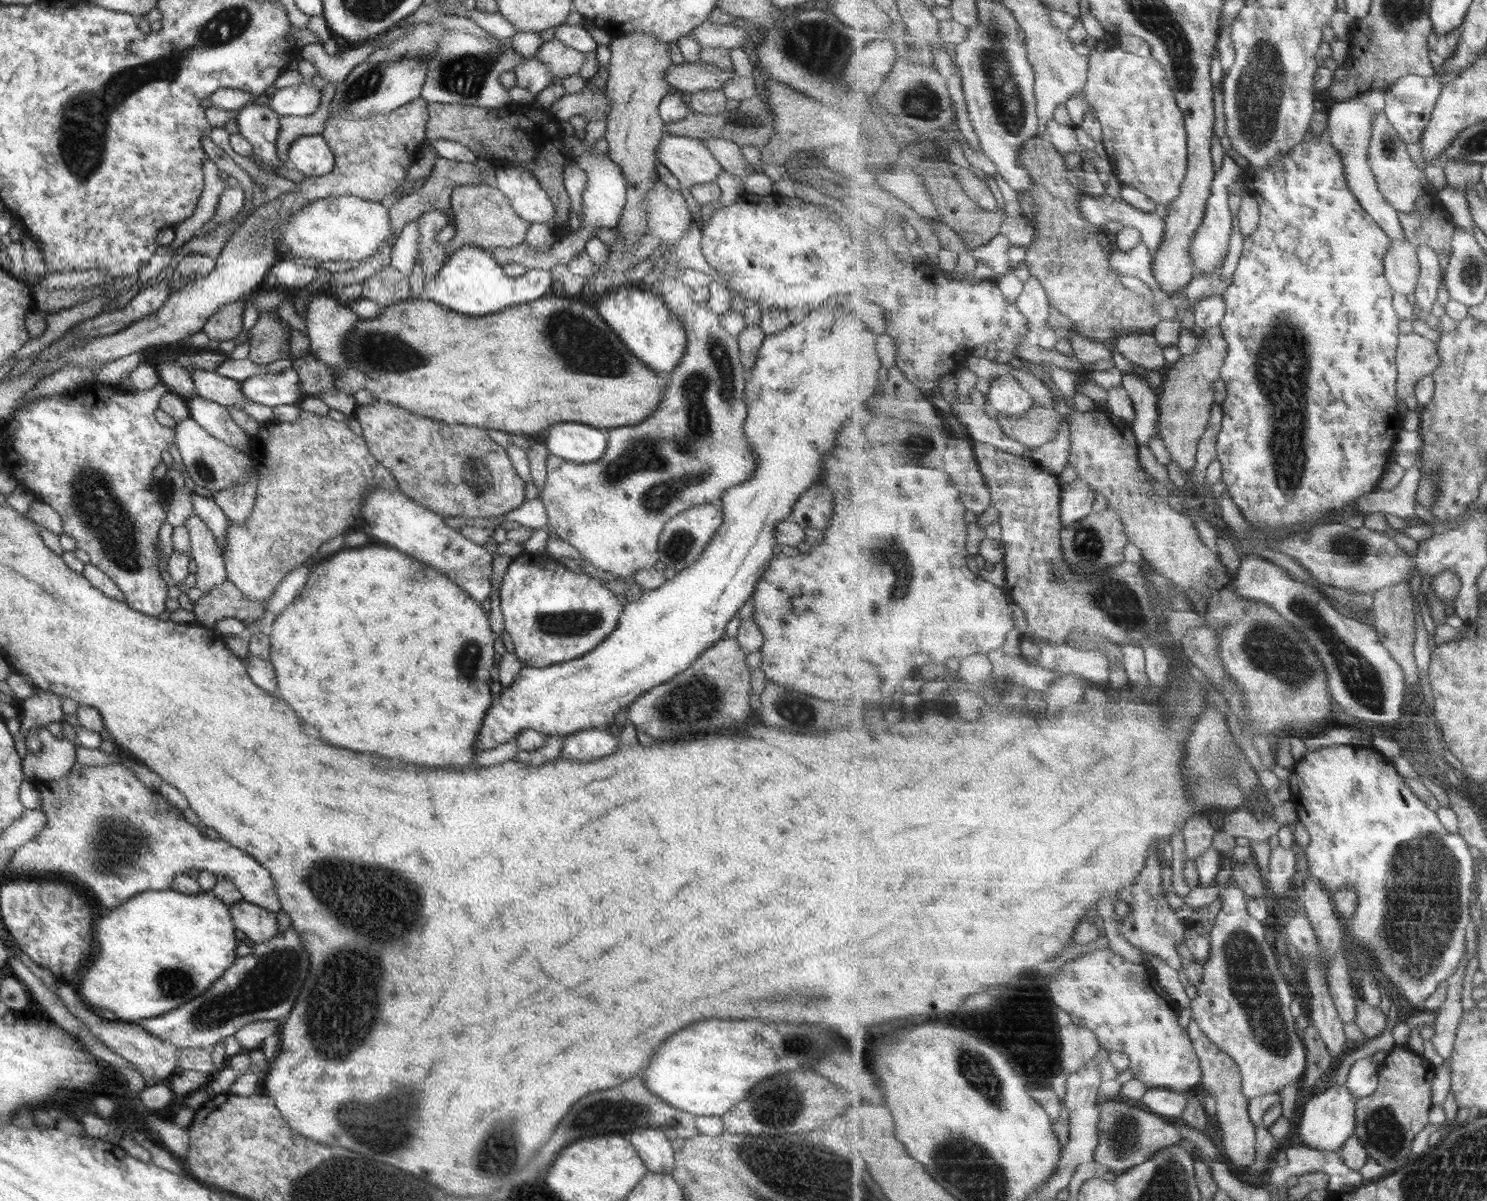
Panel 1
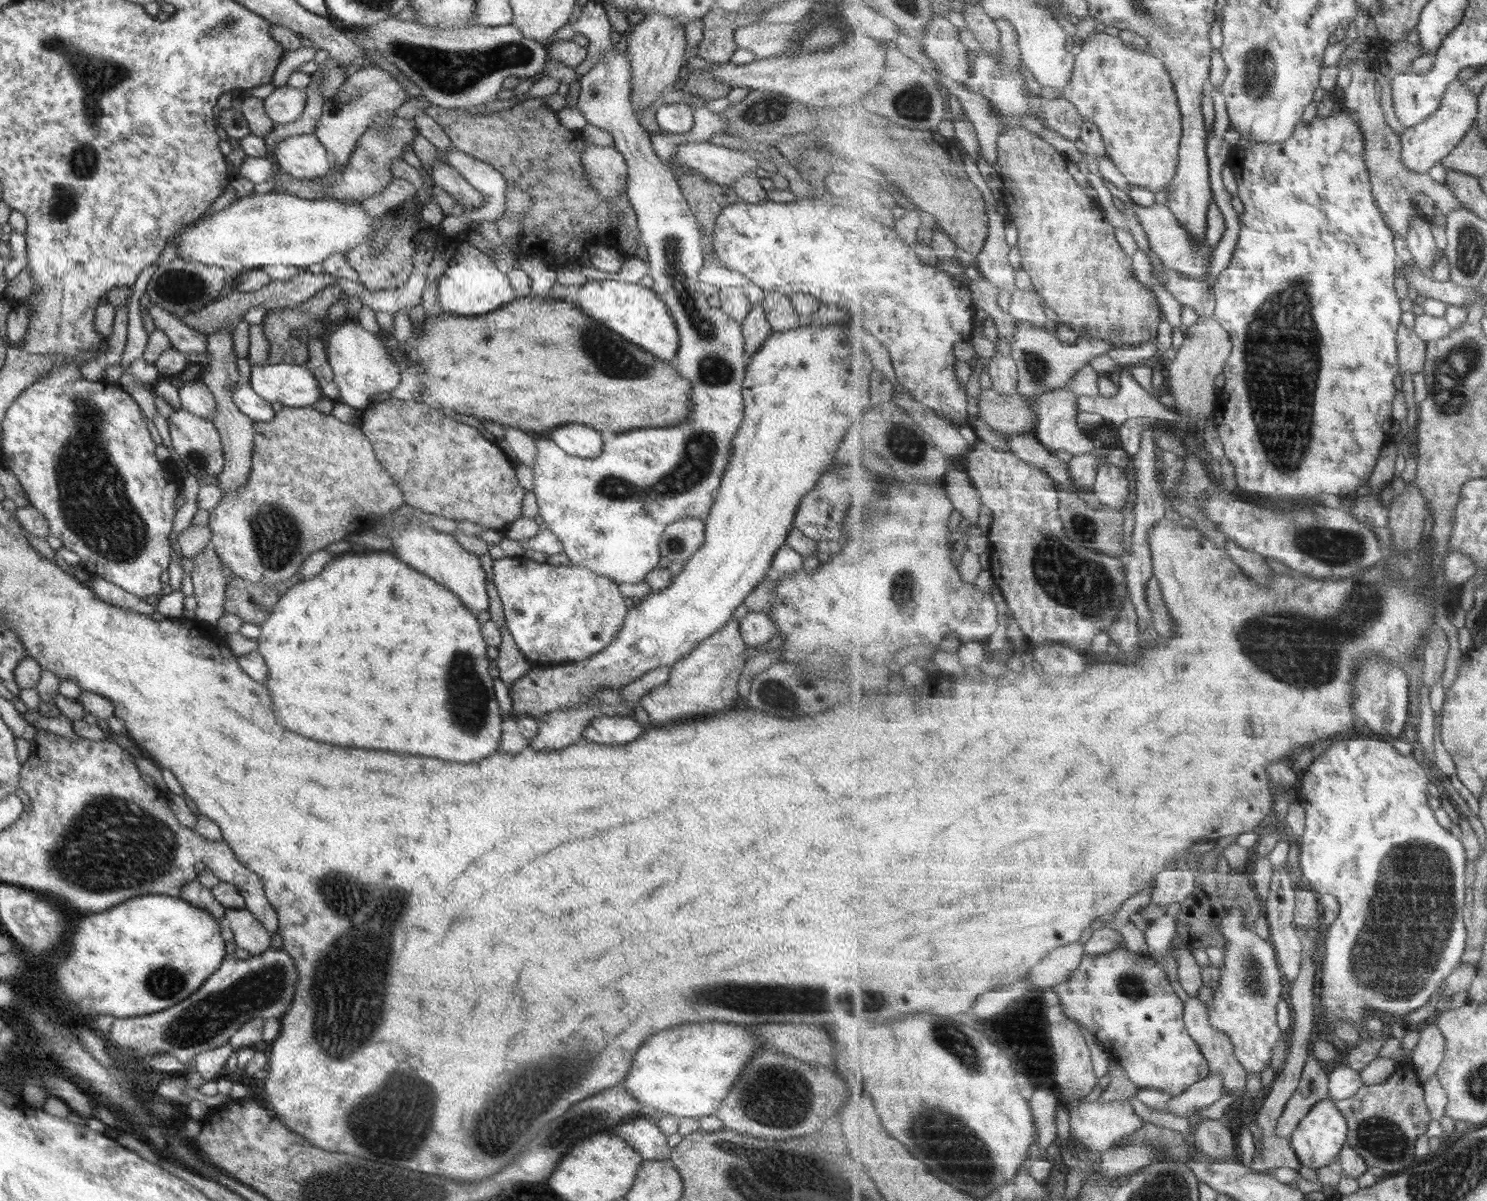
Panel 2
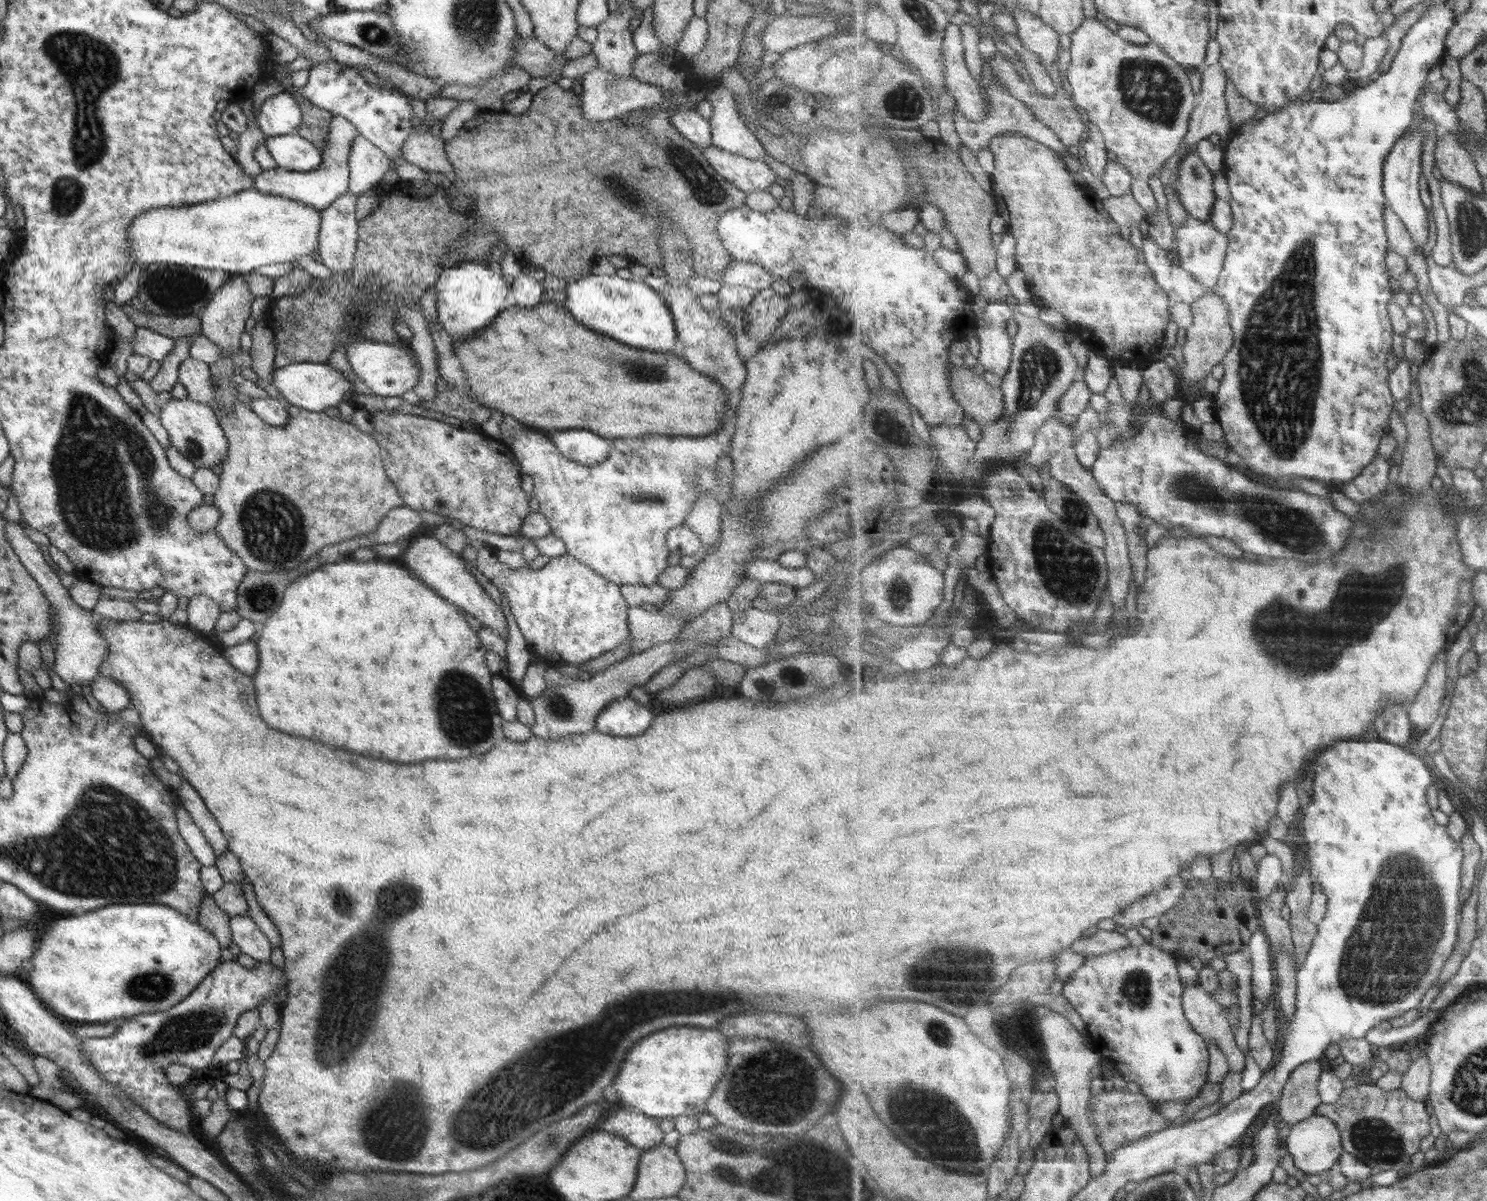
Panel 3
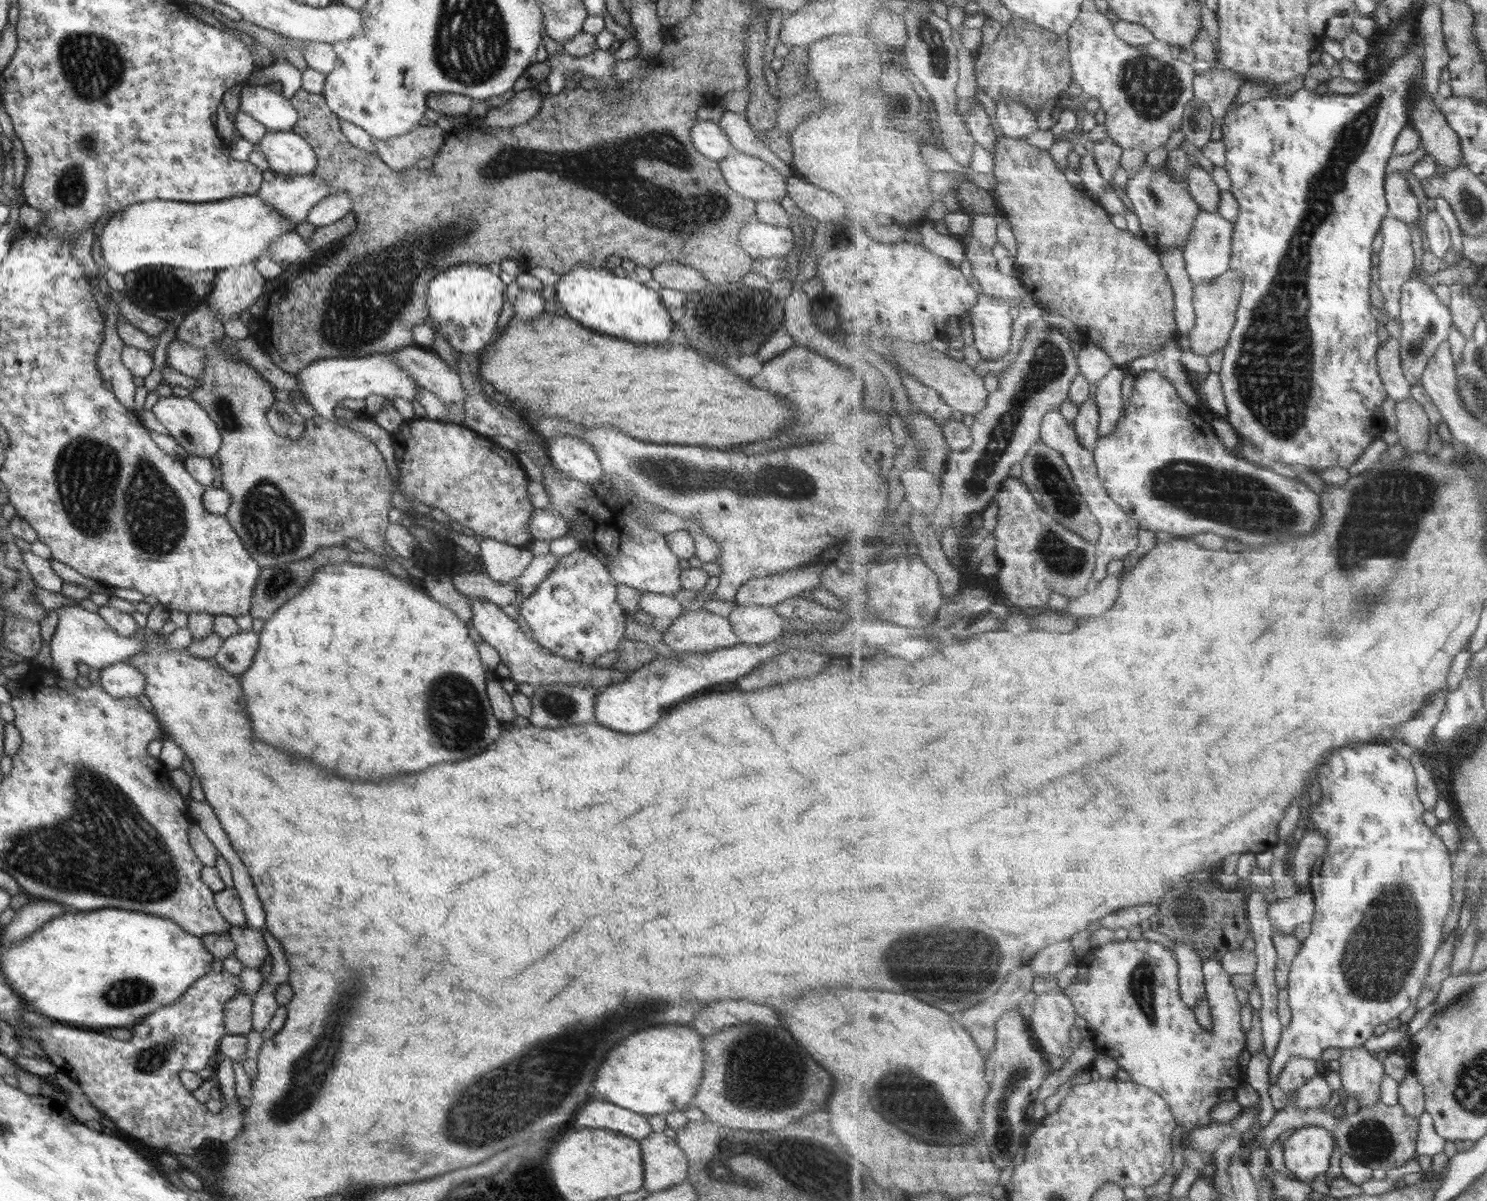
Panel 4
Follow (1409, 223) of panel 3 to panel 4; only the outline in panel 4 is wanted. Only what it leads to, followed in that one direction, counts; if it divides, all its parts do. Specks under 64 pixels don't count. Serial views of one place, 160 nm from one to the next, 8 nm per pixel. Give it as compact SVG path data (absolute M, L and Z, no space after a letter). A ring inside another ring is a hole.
M1397 171L1386 176L1386 200L1392 216L1407 224L1418 222L1421 204L1402 172Z

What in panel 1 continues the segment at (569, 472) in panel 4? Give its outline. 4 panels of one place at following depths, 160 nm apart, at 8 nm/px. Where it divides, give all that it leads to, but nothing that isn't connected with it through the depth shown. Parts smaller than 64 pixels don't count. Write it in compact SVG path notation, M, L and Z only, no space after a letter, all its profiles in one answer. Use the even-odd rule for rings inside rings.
M559 422L549 428L544 447L547 456L569 463L593 463L606 449L607 432L575 422Z

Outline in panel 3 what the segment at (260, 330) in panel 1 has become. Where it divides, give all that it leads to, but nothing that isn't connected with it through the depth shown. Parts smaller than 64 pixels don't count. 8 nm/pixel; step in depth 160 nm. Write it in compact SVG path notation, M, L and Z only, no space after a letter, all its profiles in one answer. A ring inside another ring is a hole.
M551 83L545 86L545 88L542 88L540 91L537 91L533 96L532 96L532 103L529 105L528 109L525 110L525 112L520 113L520 114L510 114L504 111L500 112L490 112L487 111L483 115L479 116L478 118L470 118L470 120L467 120L463 125L459 127L459 130L455 132L455 136L451 138L451 140L448 140L447 142L444 143L444 151L446 152L446 157L448 158L448 161L451 163L453 174L454 174L454 181L451 181L451 185L453 185L453 188L457 188L457 192L461 194L461 196L465 196L465 198L470 200L470 210L465 210L464 212L458 212L457 210L454 210L452 206L450 205L450 202L448 202L449 195L447 195L447 190L444 190L440 186L434 185L430 182L428 182L425 186L413 186L412 184L409 184L408 182L397 182L394 185L382 185L382 192L379 193L379 199L380 202L376 205L376 207L367 215L364 216L361 220L356 221L357 223L357 238L356 238L356 249L354 252L354 261L352 264L352 267L347 271L347 272L340 272L339 274L332 273L330 275L327 275L325 279L317 278L315 280L312 279L312 282L308 285L308 289L304 290L303 292L297 294L297 295L292 295L292 296L280 296L279 298L275 298L275 302L273 302L273 306L271 306L271 310L269 310L269 316L271 316L271 330L273 330L273 336L274 336L274 341L276 342L276 351L274 352L274 359L272 362L273 369L276 368L281 368L282 366L287 366L287 364L293 364L293 363L315 363L315 364L323 364L327 363L327 354L331 354L331 350L335 348L335 342L339 342L341 346L345 346L345 344L349 344L351 340L355 339L367 339L367 340L374 340L377 342L384 342L384 343L389 343L392 344L392 342L397 341L398 343L402 343L402 341L398 338L396 335L396 332L394 331L394 328L392 327L392 324L401 321L405 322L405 315L399 313L399 310L401 308L405 308L404 303L407 297L411 297L416 303L418 303L418 299L422 296L422 294L427 290L427 288L431 287L435 282L438 280L438 276L440 276L440 273L442 272L443 269L449 268L451 266L456 266L460 262L464 261L474 261L475 263L483 263L483 264L489 264L491 265L490 261L490 253L489 249L496 245L497 242L499 242L499 238L503 238L507 245L510 248L510 251L514 254L516 258L516 262L521 264L521 265L530 265L534 264L537 266L537 268L541 268L543 272L547 275L548 278L554 278L554 279L560 279L560 278L567 278L569 276L573 276L573 274L576 274L579 277L585 277L590 274L590 268L593 264L593 261L596 258L599 258L601 256L603 257L610 257L613 255L619 255L622 256L623 258L626 258L629 262L630 265L633 264L641 264L641 266L646 266L646 267L659 267L660 266L660 256L658 253L658 228L660 227L660 222L667 217L673 224L673 227L679 227L680 231L686 236L686 239L688 240L688 243L690 244L690 249L691 249L691 258L692 258L692 269L696 274L699 274L705 278L710 278L714 280L719 280L723 270L725 270L725 267L733 261L732 258L727 254L727 251L722 247L722 244L720 243L719 237L718 237L718 232L716 231L716 224L717 224L717 219L719 218L719 215L723 212L727 212L729 210L733 210L733 208L740 208L744 206L744 201L746 197L746 193L738 191L732 184L729 184L725 179L722 179L709 165L708 162L706 161L706 158L703 156L703 153L701 149L697 148L692 142L689 142L688 140L685 140L669 123L668 123L668 116L672 113L672 108L668 109L665 111L663 109L663 106L661 105L661 110L660 111L654 111L651 114L648 115L648 117L641 117L635 120L634 125L632 124L627 124L624 125L624 123L619 122L617 119L622 119L622 117L616 117L613 118L609 121L599 121L599 122L589 122L588 120L585 120L583 117L583 106L585 105L584 102L584 95L582 96L575 96L571 92L571 89L569 90L564 90L561 89L561 87L558 87L556 83ZM597 140L601 140L601 142L607 142L609 140L609 163L605 164L603 162L603 158L599 156L595 156L595 160L591 157L591 152L587 152L586 146L591 144L591 142L595 142Z

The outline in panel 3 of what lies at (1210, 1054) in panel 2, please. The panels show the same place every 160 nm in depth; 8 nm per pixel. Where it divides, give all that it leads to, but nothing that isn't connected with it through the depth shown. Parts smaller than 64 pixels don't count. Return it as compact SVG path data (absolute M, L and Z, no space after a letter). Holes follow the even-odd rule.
M1200 985L1187 986L1182 996L1187 1020L1208 1043L1214 1042L1225 1054L1229 1072L1242 1071L1244 1056L1235 1044L1234 1028L1230 1025L1227 1009Z

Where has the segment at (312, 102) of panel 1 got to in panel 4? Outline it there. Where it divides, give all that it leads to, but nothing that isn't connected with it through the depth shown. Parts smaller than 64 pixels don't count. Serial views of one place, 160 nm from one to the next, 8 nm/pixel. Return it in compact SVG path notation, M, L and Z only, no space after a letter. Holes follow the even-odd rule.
M243 84L238 101L238 108L262 124L268 132L289 132L298 119L290 100L265 85Z

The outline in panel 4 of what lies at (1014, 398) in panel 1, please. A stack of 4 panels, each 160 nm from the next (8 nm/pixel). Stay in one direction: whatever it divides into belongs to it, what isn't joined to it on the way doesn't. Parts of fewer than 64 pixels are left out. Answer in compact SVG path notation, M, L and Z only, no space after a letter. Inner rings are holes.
M982 292L978 296L978 303L970 310L973 345L985 360L995 360L1009 352L1014 335L1011 316L1013 306L1013 301L998 299Z

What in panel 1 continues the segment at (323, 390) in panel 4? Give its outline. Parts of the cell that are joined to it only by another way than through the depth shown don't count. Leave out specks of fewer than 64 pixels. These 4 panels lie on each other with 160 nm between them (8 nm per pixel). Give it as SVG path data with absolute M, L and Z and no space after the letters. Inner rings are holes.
M291 367L279 373L262 371L261 374L248 377L239 383L243 399L265 407L273 408L283 404L295 406L305 396L300 394L297 386L299 378Z

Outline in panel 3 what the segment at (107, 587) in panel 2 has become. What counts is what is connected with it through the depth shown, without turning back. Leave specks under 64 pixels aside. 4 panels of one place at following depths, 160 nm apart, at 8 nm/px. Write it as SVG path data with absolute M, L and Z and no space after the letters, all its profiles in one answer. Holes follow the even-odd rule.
M99 595L95 606L91 610L95 620L107 619L115 622L139 621L142 612L127 599L119 596Z

